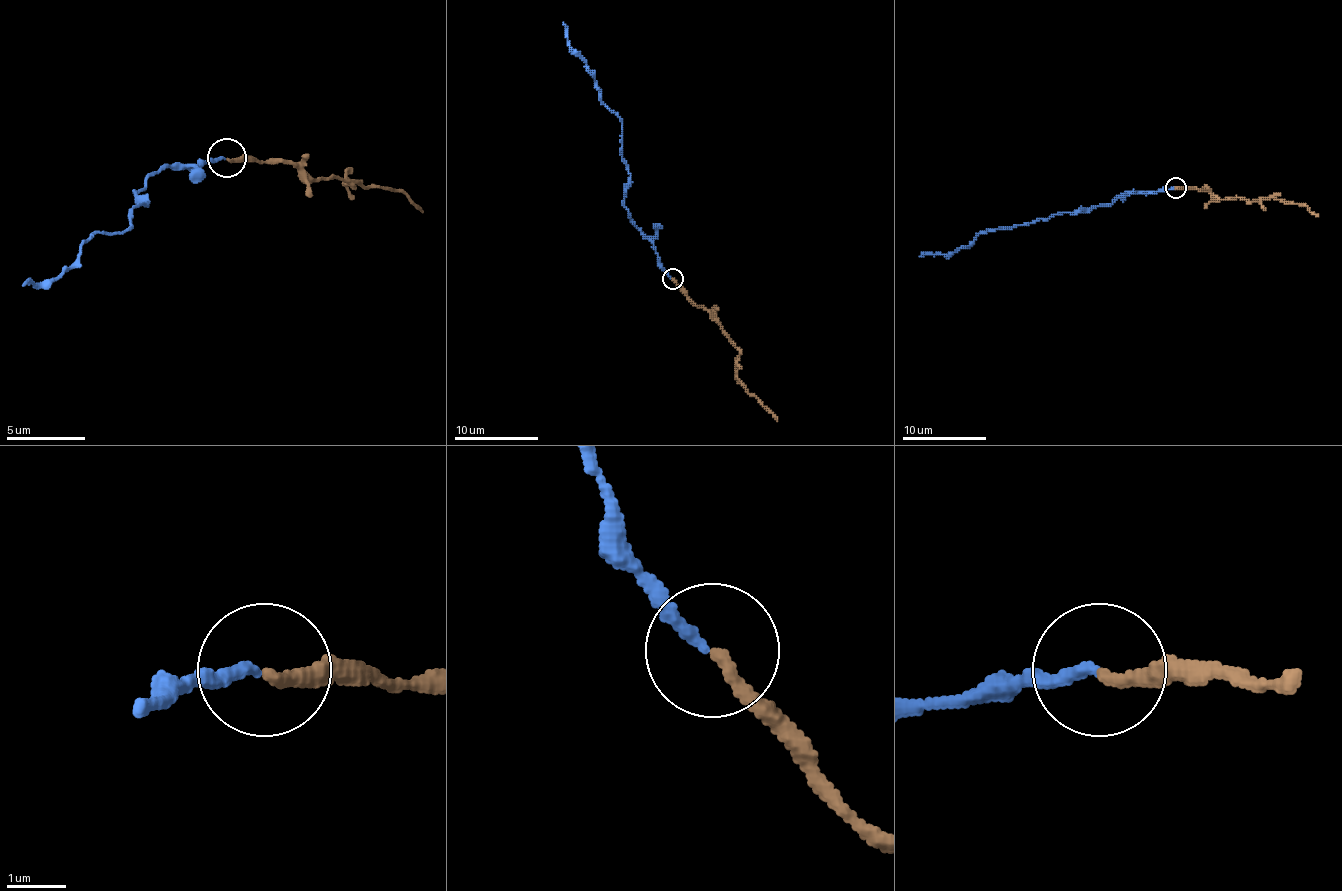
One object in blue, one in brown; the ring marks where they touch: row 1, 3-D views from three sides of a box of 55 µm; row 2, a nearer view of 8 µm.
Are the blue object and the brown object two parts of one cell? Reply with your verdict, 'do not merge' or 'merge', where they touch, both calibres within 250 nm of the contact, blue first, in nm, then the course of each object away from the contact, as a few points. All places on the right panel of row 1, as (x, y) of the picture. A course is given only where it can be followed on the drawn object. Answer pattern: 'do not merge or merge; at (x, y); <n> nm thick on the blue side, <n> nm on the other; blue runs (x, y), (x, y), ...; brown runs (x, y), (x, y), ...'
merge; at (1176, 187); 200 nm thick on the blue side, 220 nm on the other; blue runs (1175, 187), (1158, 191), (1125, 191), (1102, 206), (986, 229), (967, 246), (946, 254), (919, 256); brown runs (1175, 187), (1207, 189), (1221, 199), (1244, 197), (1249, 202), (1276, 197), (1303, 204), (1318, 216)

